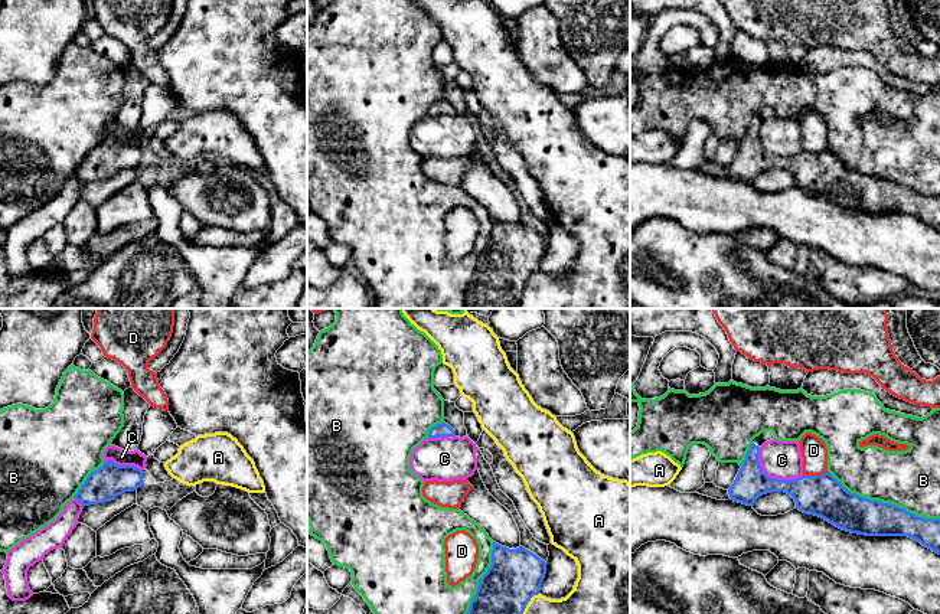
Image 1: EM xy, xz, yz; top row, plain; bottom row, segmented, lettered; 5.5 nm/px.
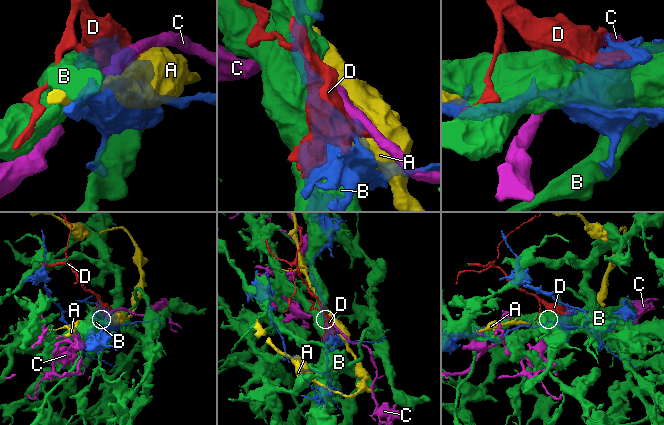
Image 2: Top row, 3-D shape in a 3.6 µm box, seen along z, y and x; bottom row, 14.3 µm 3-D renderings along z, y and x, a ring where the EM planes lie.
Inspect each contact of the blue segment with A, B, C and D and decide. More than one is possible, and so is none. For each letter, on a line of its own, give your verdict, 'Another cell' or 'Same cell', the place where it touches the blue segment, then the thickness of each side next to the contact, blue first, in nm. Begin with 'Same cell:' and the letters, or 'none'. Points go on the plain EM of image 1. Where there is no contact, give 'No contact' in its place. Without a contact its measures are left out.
Same cell: none
A: Another cell. Touches blue at xz (524, 287). Thickness 300 nm (blue) against 360 nm
B: Another cell. Touches blue at yz (884, 180). Thickness 220 nm (blue) against 320 nm
C: Another cell. Touches blue at yz (770, 154). Thickness 200 nm (blue) against 220 nm
D: Another cell. Touches blue at yz (815, 153). Thickness 240 nm (blue) against 140 nm

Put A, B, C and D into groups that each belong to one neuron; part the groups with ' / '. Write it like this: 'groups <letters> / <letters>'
groups A / B / C / D

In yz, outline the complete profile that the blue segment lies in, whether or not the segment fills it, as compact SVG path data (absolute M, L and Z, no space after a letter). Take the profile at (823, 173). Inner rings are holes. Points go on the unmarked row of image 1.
M764 108L753 117L728 166L731 177L754 183L763 172L784 169L794 176L796 186L842 208L865 213L908 213L940 232L940 196L920 195L895 182L851 170L829 148L793 157L768 154L758 135L760 124L773 115L771 108Z

